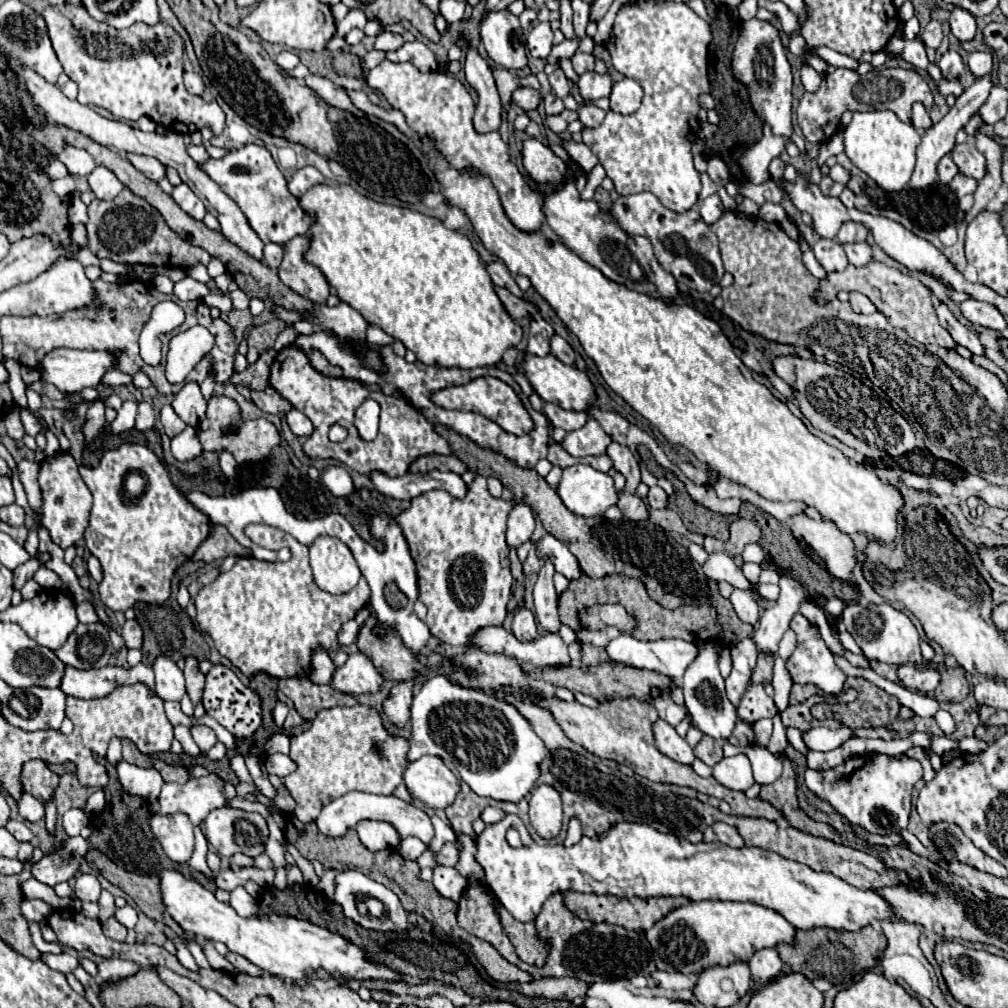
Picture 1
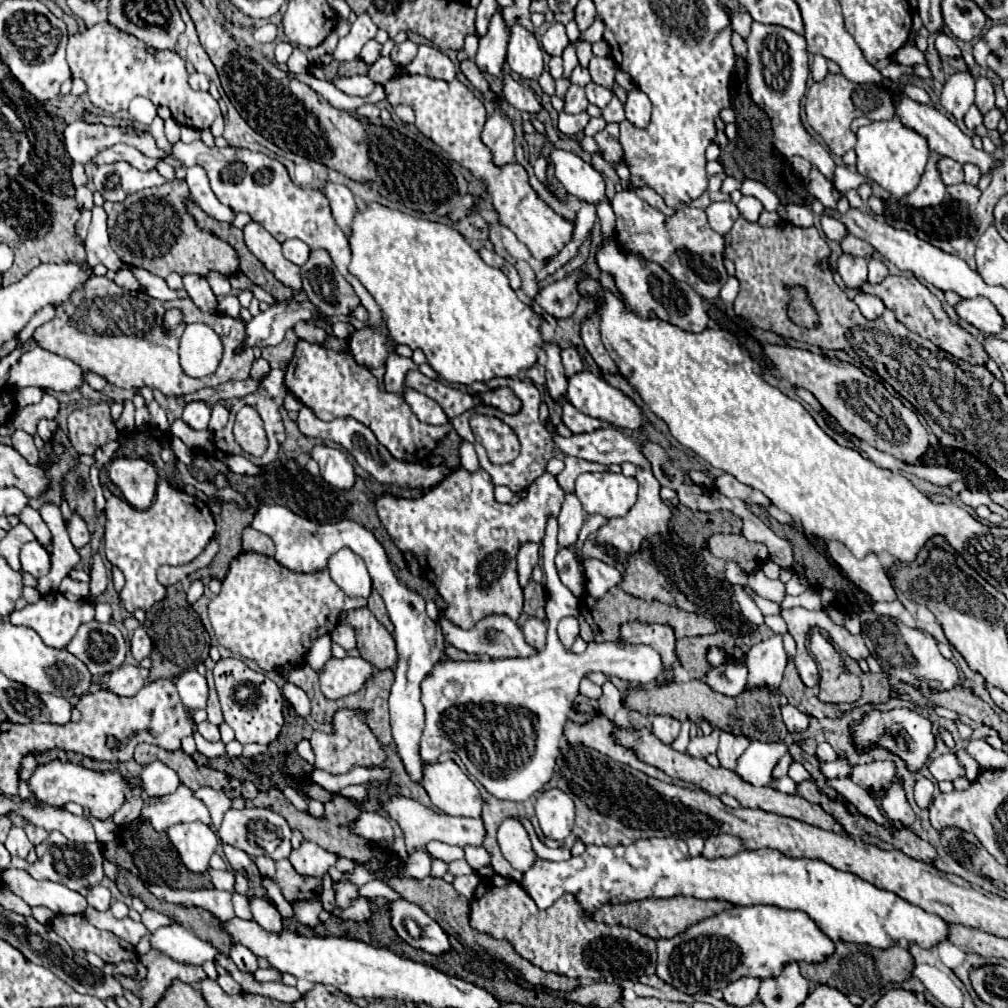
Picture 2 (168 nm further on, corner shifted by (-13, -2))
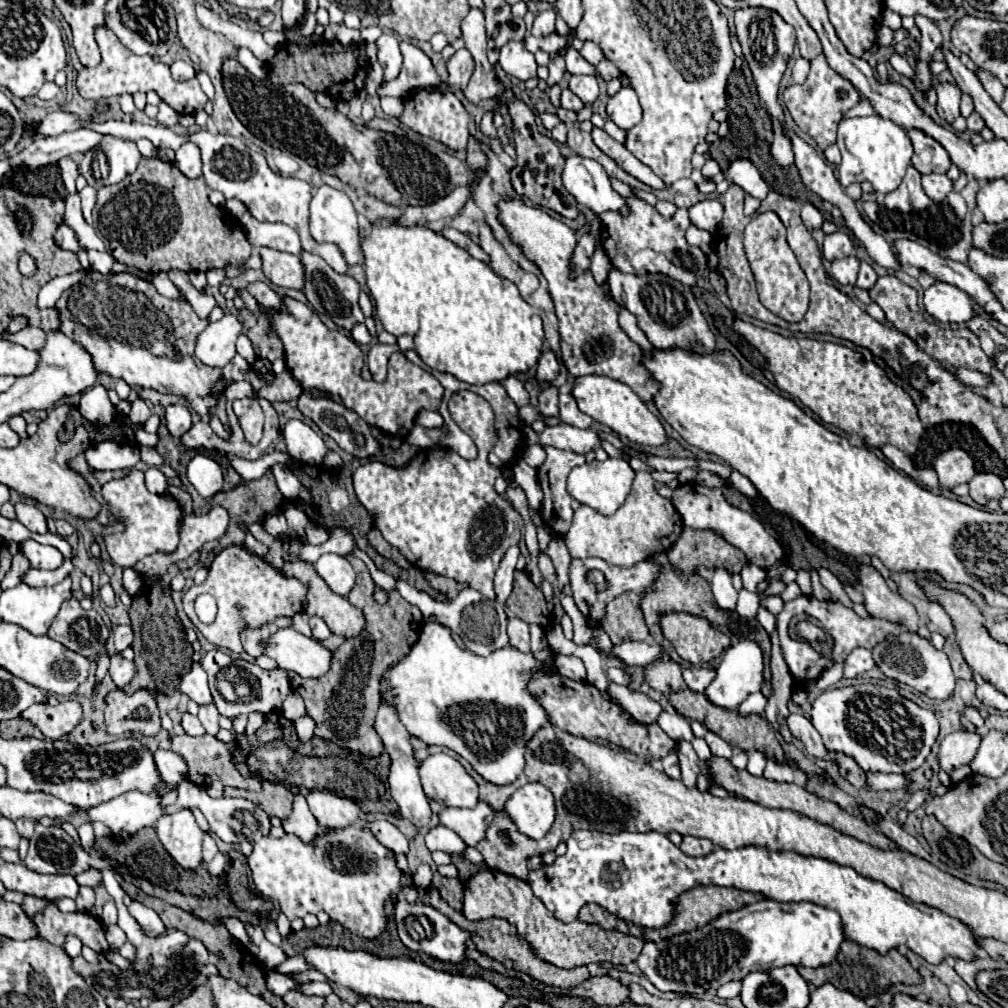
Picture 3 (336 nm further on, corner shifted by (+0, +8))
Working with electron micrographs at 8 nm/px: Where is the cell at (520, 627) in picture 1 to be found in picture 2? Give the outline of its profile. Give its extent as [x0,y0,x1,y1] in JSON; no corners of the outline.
[523,618,547,650]

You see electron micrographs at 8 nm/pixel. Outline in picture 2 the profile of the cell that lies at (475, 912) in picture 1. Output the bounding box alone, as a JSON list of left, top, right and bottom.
[471,874,655,982]

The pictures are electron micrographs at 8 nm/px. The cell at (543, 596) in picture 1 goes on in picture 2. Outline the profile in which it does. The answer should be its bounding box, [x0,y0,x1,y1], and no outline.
[571,514,607,550]

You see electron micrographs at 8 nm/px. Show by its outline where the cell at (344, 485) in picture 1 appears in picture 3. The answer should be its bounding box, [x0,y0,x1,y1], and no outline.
[284,420,328,466]

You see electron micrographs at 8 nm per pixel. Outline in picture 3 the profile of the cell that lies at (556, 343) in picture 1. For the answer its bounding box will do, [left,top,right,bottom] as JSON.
[536,350,560,382]

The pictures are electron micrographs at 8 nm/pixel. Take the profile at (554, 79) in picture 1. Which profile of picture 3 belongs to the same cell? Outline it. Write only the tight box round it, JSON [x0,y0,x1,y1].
[560,86,584,112]

